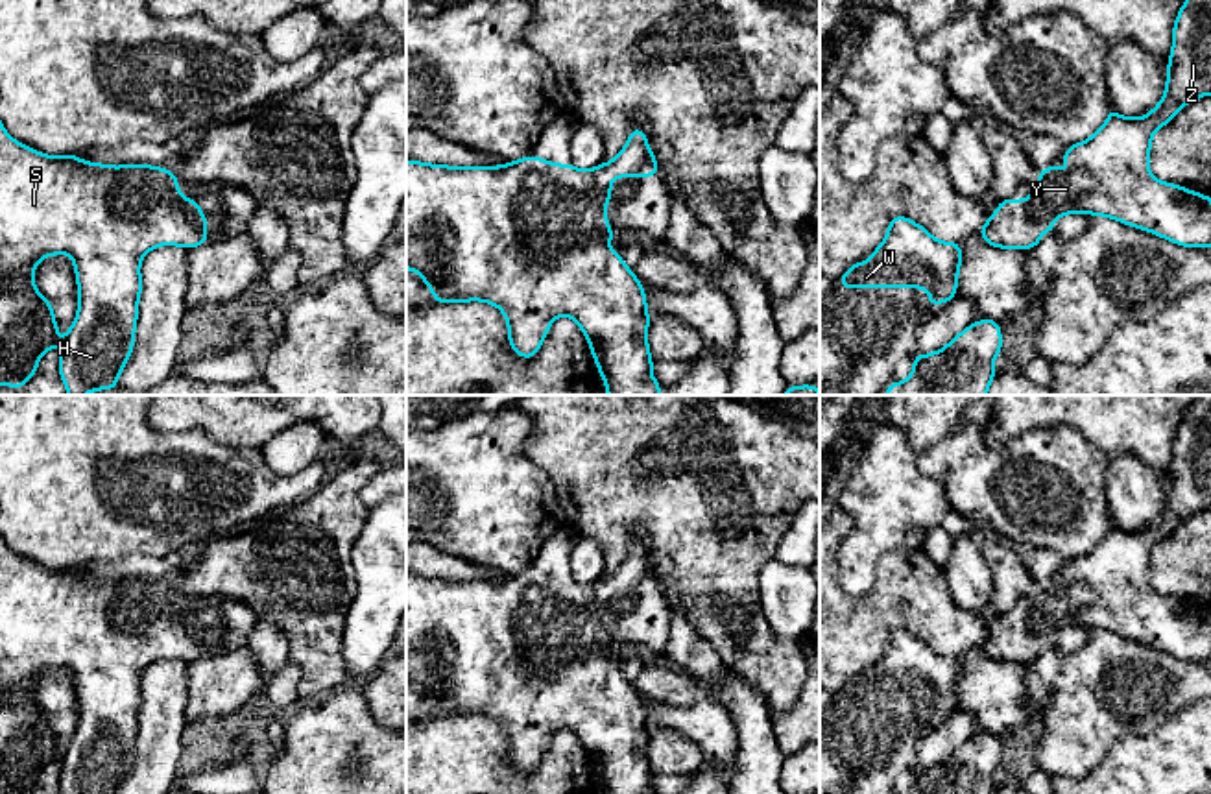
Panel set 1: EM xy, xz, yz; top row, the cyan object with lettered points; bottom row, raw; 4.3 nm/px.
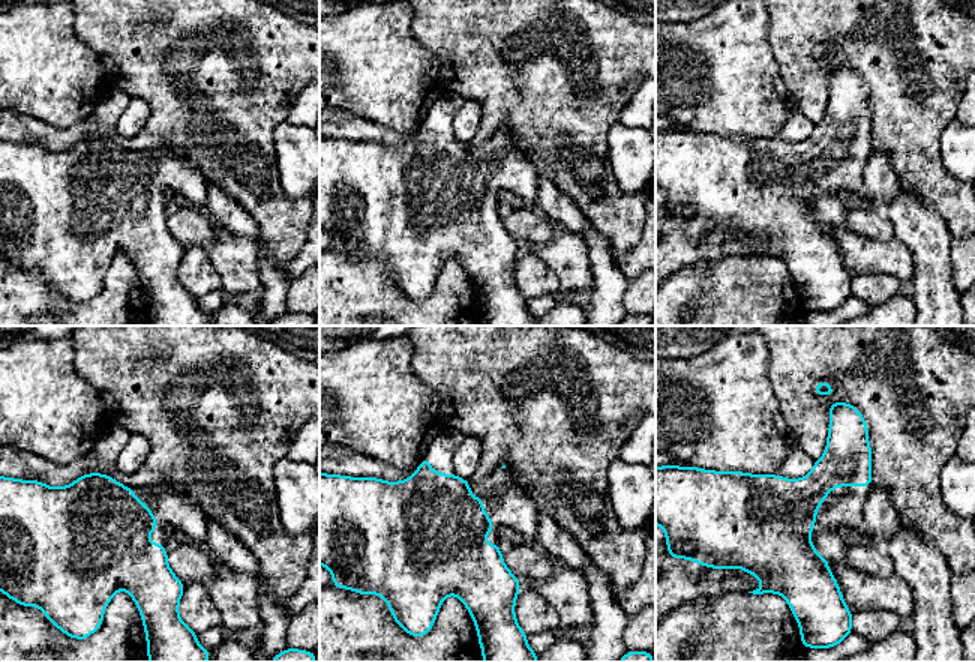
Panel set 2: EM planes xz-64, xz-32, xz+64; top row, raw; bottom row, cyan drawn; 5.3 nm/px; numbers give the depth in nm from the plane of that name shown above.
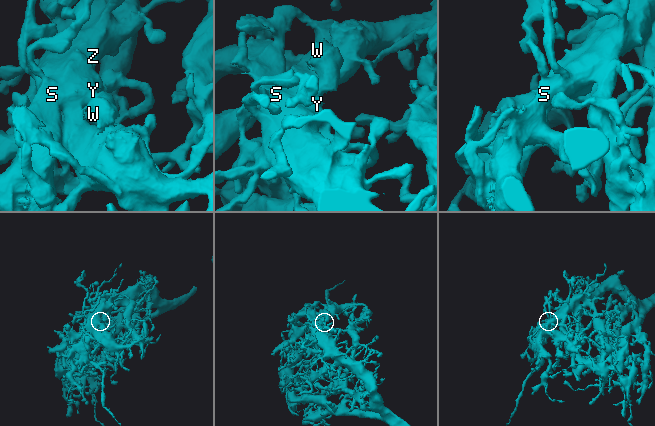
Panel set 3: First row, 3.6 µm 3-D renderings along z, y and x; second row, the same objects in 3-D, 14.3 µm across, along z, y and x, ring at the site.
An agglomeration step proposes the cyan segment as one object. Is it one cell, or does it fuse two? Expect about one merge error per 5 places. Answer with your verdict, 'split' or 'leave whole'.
leave whole

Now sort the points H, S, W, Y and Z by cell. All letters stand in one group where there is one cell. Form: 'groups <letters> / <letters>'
groups H S W Y Z

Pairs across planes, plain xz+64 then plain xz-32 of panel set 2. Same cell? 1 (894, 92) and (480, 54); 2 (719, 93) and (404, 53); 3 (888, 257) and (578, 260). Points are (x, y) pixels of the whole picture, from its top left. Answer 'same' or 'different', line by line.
1: same
2: same
3: same

